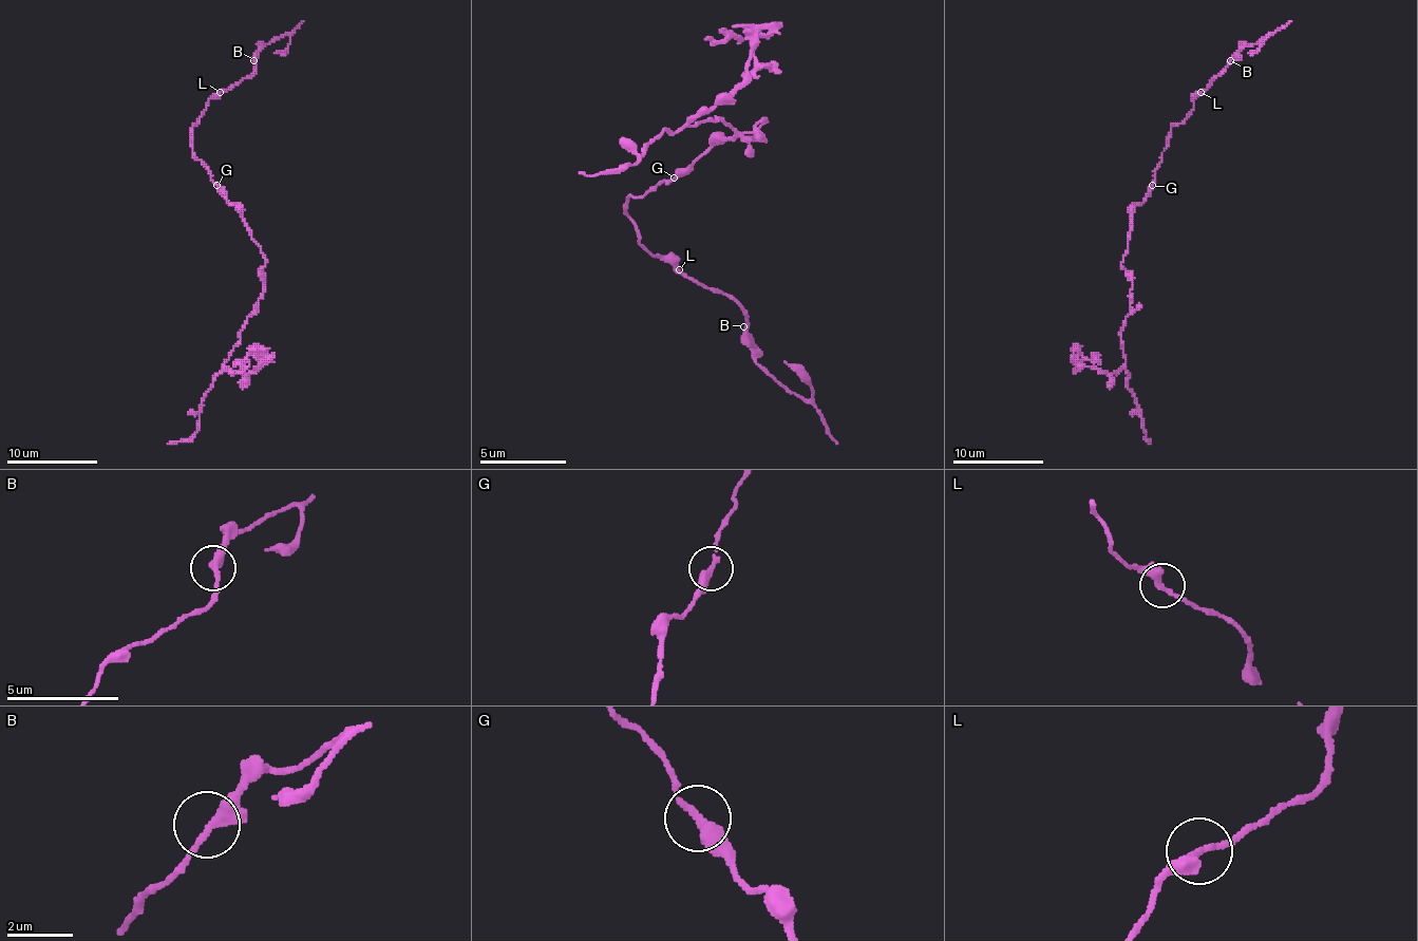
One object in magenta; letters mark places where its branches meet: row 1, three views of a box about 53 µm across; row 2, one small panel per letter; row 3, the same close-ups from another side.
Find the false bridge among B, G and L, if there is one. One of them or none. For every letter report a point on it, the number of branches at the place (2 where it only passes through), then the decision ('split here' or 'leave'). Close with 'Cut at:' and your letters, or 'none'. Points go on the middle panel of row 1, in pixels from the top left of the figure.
B: at (743, 326); 2 branches meet; leave
G: at (674, 177); 2 branches meet; split here
L: at (679, 269); 2 branches meet; leave
Cut at: G

